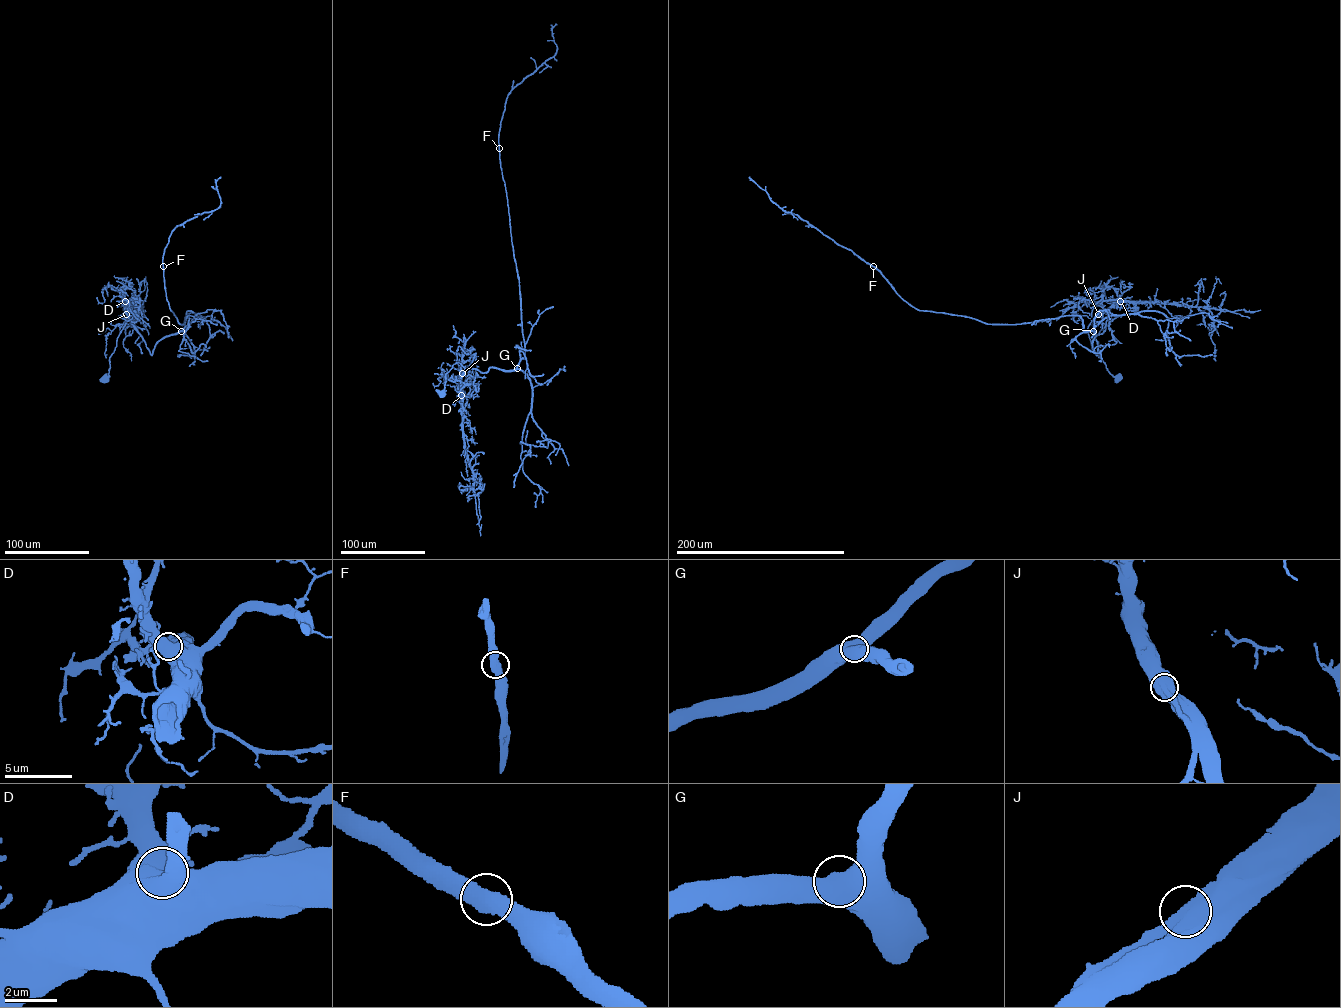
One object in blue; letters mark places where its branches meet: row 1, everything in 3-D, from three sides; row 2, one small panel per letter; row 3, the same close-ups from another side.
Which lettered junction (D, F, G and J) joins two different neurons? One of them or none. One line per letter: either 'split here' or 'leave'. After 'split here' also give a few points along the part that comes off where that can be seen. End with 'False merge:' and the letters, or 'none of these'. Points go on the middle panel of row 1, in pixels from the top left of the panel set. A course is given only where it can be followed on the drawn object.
D: leave
F: leave
G: leave
J: leave
False merge: none of these

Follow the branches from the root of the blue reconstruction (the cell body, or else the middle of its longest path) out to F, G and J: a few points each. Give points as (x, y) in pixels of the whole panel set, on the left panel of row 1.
F: (106, 378), (129, 319), (151, 355), (159, 341), (187, 328), (189, 315), (181, 324), (170, 310), (163, 266)
G: (106, 378), (109, 357), (129, 319), (151, 355), (159, 341), (181, 331)
J: (106, 378), (109, 357), (128, 319), (126, 314)

